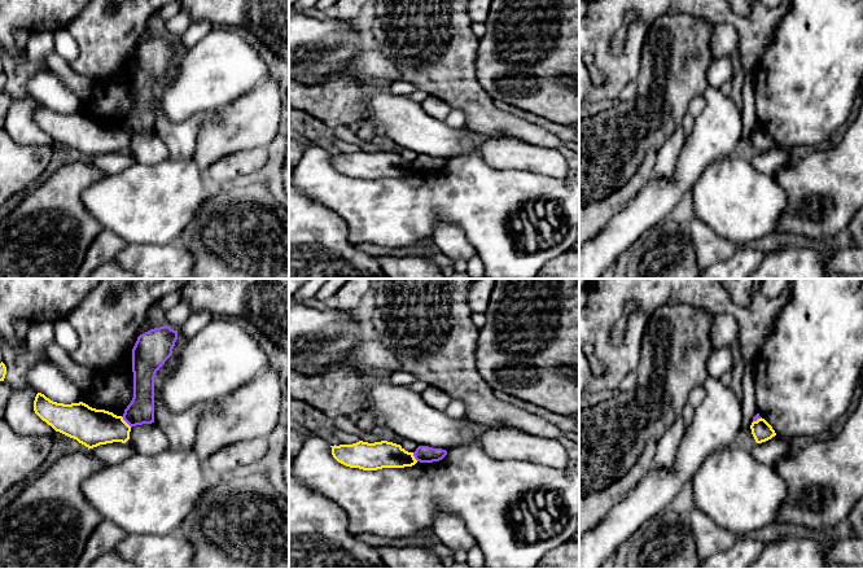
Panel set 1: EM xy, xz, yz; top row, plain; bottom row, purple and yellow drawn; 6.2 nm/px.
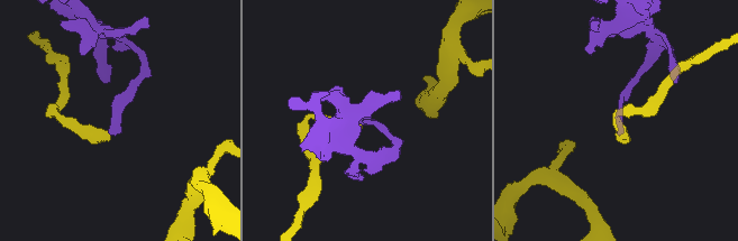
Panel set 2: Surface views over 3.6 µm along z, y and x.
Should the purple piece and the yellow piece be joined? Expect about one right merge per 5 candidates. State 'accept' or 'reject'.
reject

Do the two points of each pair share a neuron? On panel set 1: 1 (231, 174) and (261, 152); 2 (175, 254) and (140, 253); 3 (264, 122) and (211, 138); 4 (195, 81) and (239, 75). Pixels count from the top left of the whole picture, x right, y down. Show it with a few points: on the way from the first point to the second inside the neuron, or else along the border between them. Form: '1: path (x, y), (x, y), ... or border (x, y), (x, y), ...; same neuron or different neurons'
1: path (239, 166), (253, 160); same neuron
2: path (166, 254), (149, 254); same neuron
3: path (252, 122), (237, 123), (224, 134); same neuron
4: path (205, 81), (210, 75), (228, 75); same neuron

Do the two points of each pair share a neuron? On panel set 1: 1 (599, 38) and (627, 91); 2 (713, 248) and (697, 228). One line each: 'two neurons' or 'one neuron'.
1: two neurons
2: one neuron

